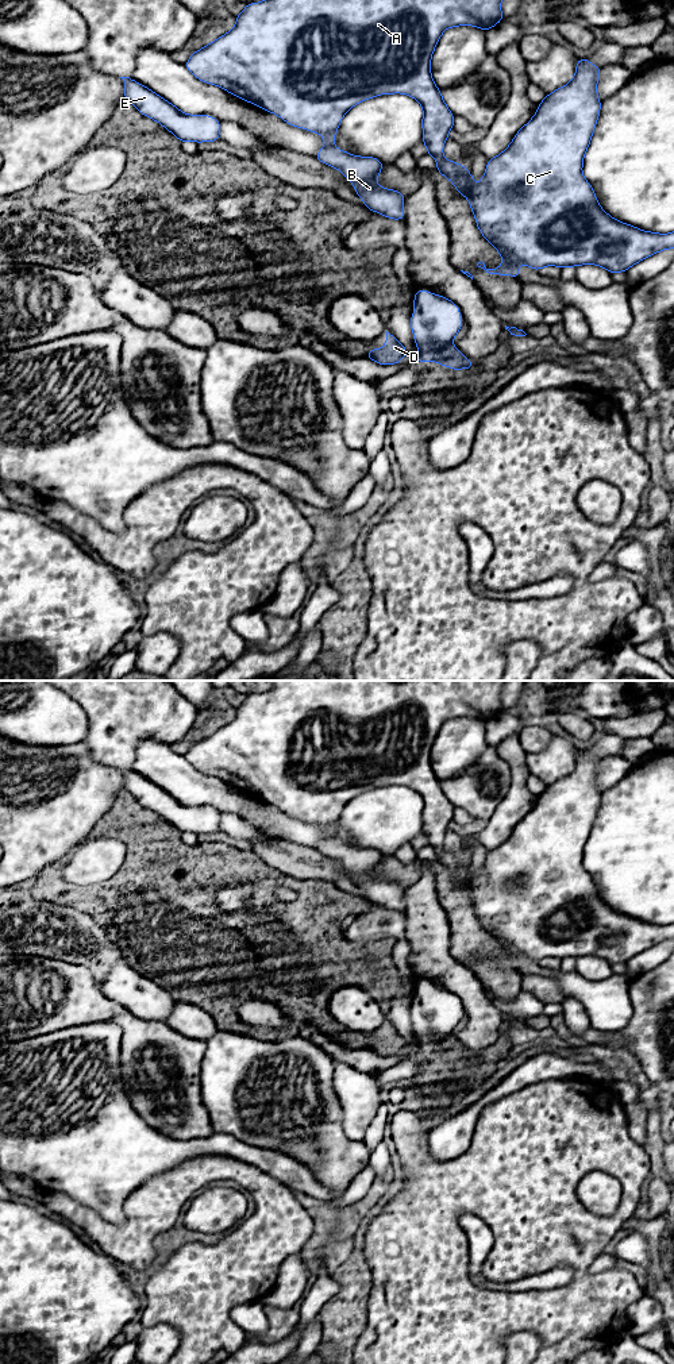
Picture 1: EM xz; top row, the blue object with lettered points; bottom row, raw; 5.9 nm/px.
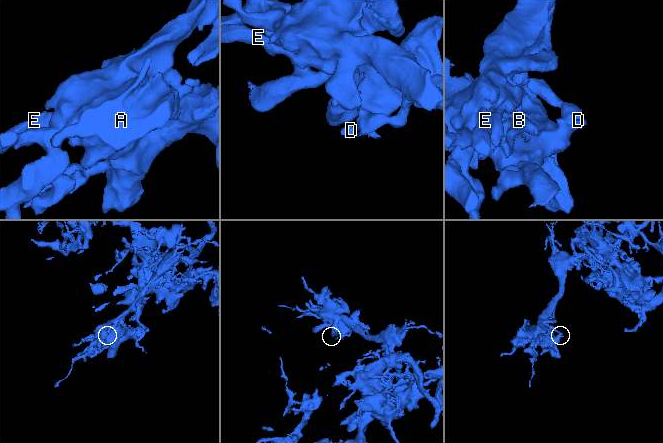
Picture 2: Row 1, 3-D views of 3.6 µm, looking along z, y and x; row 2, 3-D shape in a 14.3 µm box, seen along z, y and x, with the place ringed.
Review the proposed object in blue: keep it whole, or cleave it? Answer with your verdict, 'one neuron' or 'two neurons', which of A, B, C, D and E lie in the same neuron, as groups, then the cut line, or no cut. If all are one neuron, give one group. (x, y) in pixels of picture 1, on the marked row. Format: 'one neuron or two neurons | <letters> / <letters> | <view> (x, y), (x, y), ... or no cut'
two neurons | A B C E / D | xz (450, 343), (441, 346), (423, 345), (420, 347)

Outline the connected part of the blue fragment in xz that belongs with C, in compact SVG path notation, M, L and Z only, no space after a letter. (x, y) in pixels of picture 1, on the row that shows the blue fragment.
M265 0L246 4L236 16L235 27L195 51L185 66L200 81L220 86L247 103L257 104L293 127L321 135L324 147L313 157L338 169L354 185L354 190L367 209L394 220L405 217L405 196L375 184L385 165L373 157L342 151L334 146L334 139L344 113L363 100L392 93L408 95L417 100L423 108L423 143L427 154L435 158L436 170L470 201L477 227L502 258L502 265L497 269L486 269L482 261L477 263L489 274L509 274L519 280L520 263L536 271L544 266L562 269L592 263L606 269L611 274L625 273L635 263L662 250L674 248L674 231L670 234L643 231L609 216L600 207L592 185L582 174L584 157L601 109L601 100L597 97L601 66L592 65L588 58L577 61L575 76L569 84L546 95L538 104L534 117L519 130L511 145L501 154L488 159L478 186L474 185L467 167L443 157L443 146L452 130L455 116L443 101L442 92L431 76L431 57L438 41L450 27L474 26L488 31L502 19L501 0Z

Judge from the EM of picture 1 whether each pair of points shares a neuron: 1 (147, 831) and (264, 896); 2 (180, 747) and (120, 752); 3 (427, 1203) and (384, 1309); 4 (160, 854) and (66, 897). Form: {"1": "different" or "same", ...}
{"1": "same", "2": "different", "3": "same", "4": "same"}

